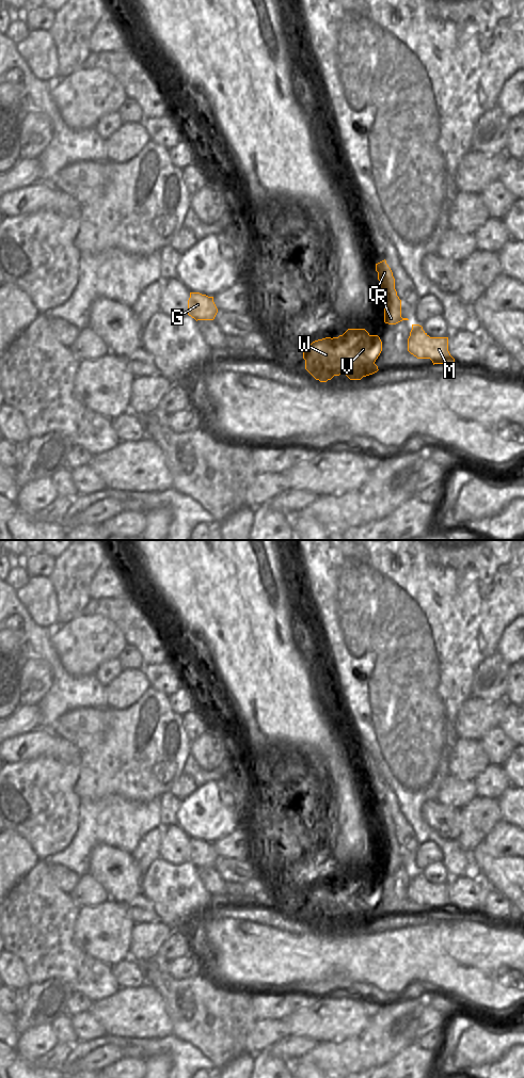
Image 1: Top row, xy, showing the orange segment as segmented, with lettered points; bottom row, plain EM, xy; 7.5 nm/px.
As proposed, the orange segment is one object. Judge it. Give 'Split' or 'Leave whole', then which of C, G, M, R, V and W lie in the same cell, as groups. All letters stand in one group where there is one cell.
Leave whole. Groups: C G M R V W

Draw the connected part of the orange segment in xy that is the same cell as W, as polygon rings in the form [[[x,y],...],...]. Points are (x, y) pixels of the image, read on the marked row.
[[[348,329],[338,337],[325,337],[313,342],[303,348],[303,359],[305,369],[320,382],[327,382],[340,374],[345,374],[350,380],[361,380],[379,370],[375,362],[381,351],[382,342],[378,335],[370,335],[365,329]]]

